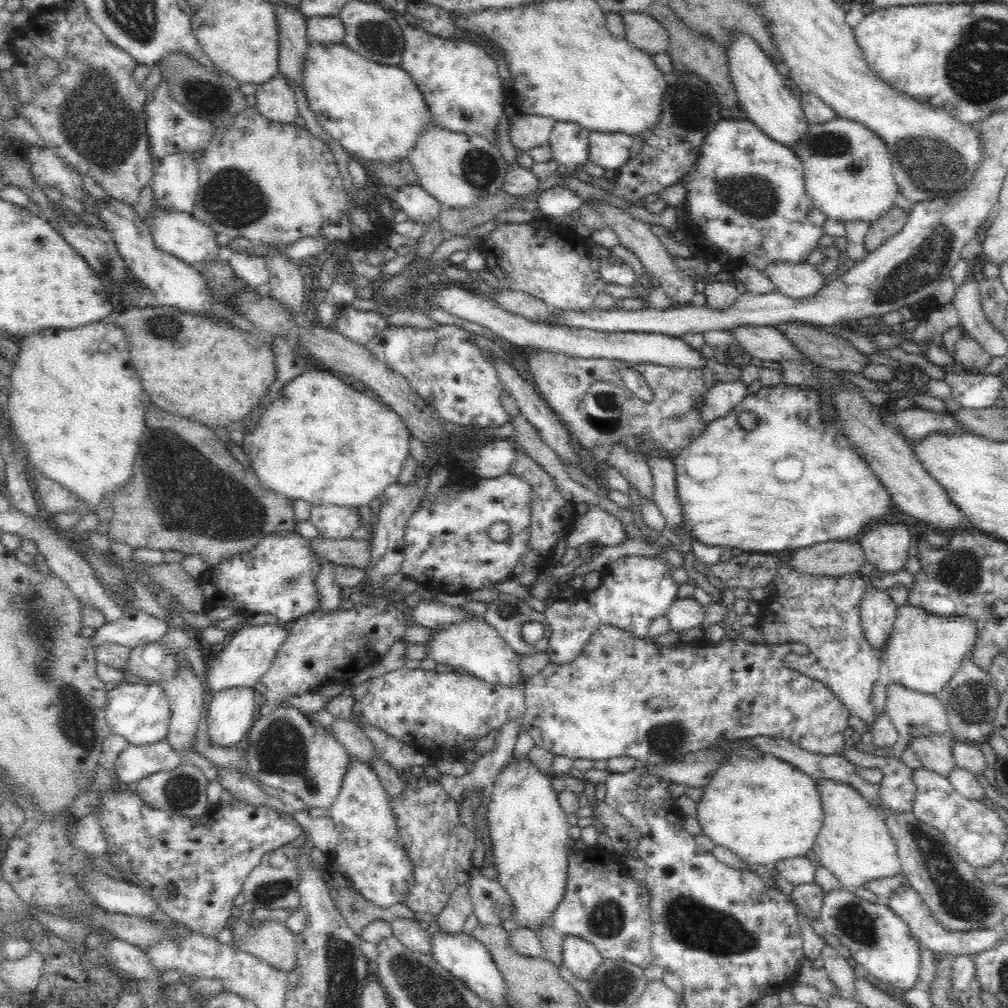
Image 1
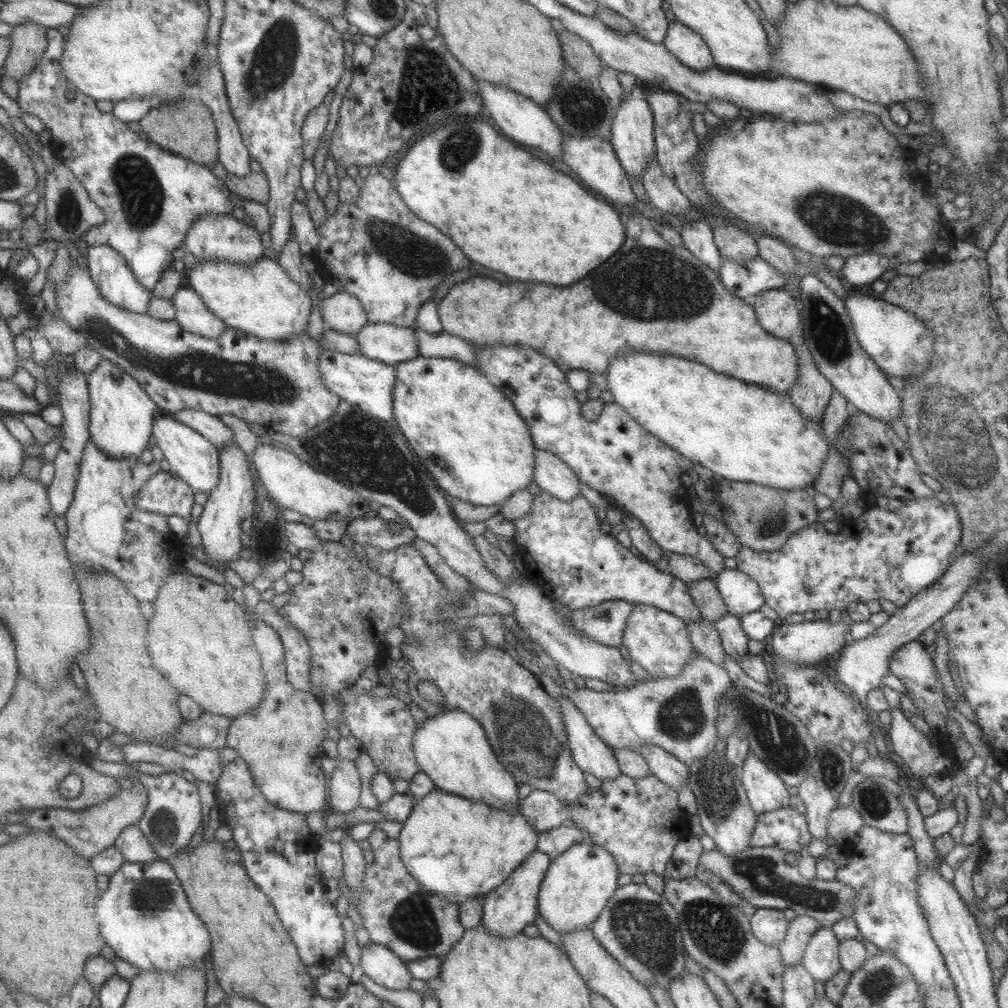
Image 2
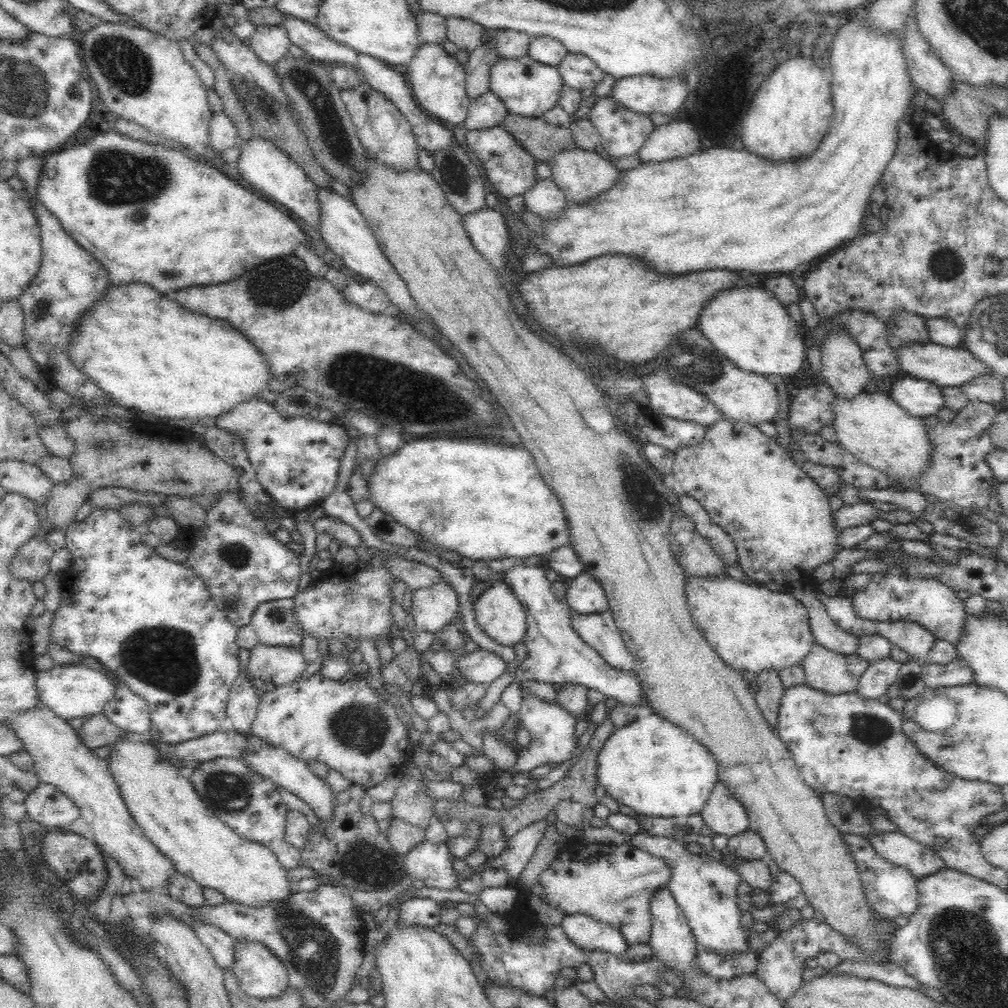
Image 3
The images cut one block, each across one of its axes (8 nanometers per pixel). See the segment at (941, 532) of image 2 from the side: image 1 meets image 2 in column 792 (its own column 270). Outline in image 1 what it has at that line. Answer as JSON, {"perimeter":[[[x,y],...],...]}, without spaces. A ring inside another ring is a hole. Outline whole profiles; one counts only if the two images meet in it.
{"perimeter":[[[272,532],[268,536],[262,536],[250,550],[238,552],[230,558],[224,558],[214,566],[214,580],[208,580],[201,584],[200,595],[206,600],[203,611],[216,606],[228,606],[236,611],[247,614],[266,612],[274,614],[279,624],[289,625],[301,616],[310,614],[319,608],[318,592],[314,587],[316,572],[318,572],[318,558],[313,554],[310,541],[296,532]]]}

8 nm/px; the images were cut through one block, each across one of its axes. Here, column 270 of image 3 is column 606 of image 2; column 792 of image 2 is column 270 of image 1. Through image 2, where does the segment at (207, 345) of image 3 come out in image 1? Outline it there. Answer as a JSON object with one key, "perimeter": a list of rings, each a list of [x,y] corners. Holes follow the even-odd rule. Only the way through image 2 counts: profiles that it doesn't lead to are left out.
{"perimeter":[[[308,370],[300,376],[296,376],[290,384],[283,386],[276,400],[273,400],[264,410],[256,428],[249,433],[244,434],[242,448],[250,461],[252,470],[257,474],[262,484],[265,484],[270,490],[284,495],[290,500],[306,500],[312,507],[322,505],[336,505],[341,507],[360,507],[367,505],[375,508],[377,500],[388,486],[398,484],[402,467],[410,454],[410,440],[412,435],[406,423],[394,412],[388,405],[367,396],[362,391],[355,390],[350,385],[344,384],[341,378],[336,378],[331,371],[322,372],[322,370]]]}

